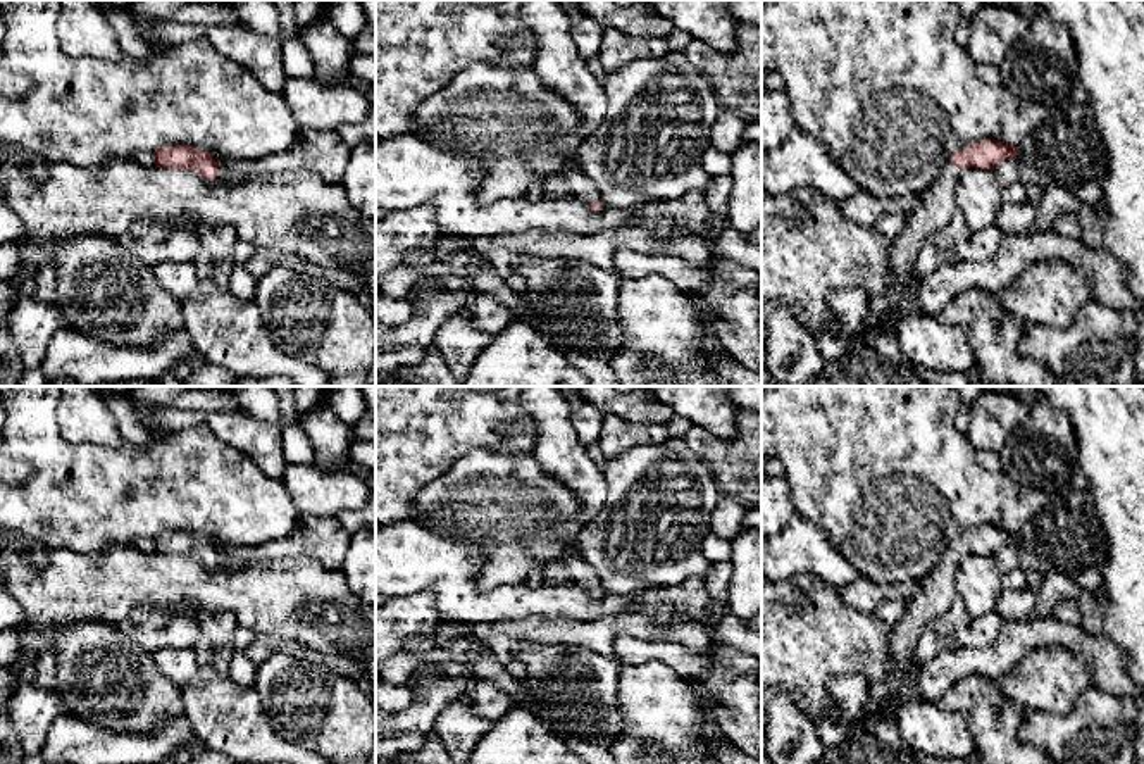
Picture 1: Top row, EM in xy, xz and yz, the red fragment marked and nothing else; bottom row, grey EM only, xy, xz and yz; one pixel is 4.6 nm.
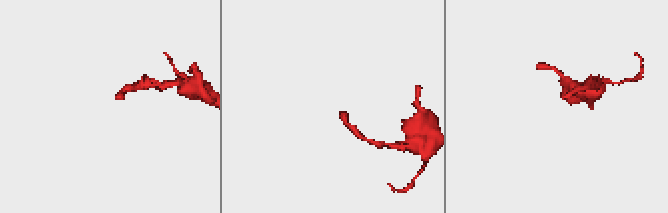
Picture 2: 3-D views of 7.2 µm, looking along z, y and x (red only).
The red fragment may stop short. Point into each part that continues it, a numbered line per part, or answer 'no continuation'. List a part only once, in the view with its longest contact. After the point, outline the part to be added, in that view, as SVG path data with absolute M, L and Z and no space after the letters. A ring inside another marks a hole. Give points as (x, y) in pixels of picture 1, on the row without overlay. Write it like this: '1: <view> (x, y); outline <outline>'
1: yz (936, 594); outline M949 547L941 560L920 578L920 590L905 600L905 616L891 626L889 673L884 679L870 681L868 700L861 714L849 723L851 736L865 733L870 719L887 707L896 707L911 693L918 673L915 652L920 636L958 597L954 574L960 562L961 555Z

